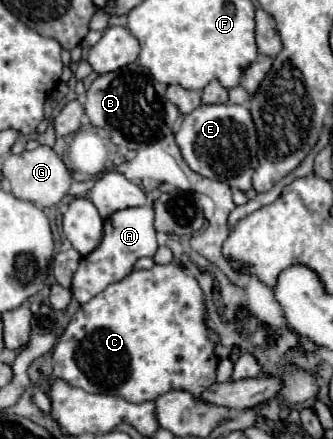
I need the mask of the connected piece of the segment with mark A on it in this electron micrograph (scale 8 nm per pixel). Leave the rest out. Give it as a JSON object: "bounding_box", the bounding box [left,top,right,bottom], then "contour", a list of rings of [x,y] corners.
{"bounding_box":[72,206,158,304],"contour":[[[152,206],[140,208],[124,208],[114,212],[104,220],[104,238],[96,250],[80,260],[78,270],[72,280],[72,294],[80,304],[86,304],[98,292],[102,292],[108,284],[122,280],[128,276],[140,256],[154,256],[158,250],[156,230],[154,230],[154,210]]]}

